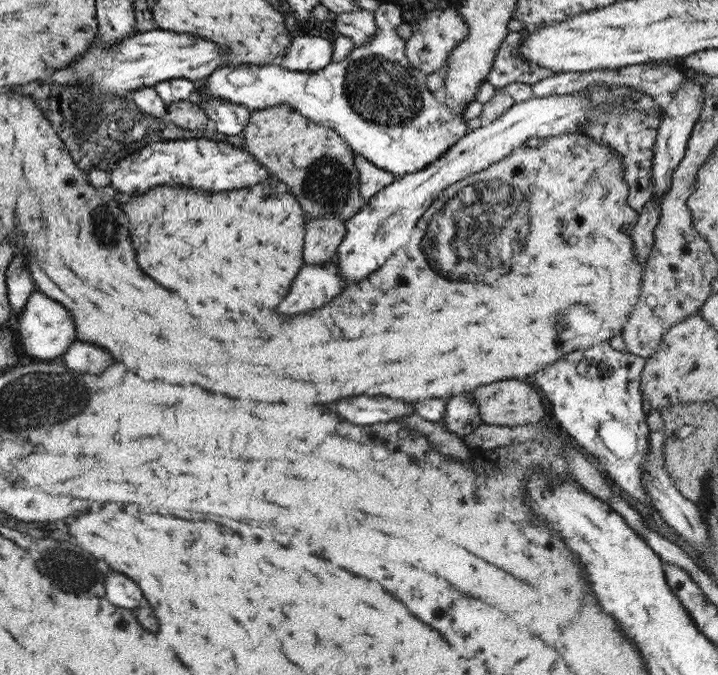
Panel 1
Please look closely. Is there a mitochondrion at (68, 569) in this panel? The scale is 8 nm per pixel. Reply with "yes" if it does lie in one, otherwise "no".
yes

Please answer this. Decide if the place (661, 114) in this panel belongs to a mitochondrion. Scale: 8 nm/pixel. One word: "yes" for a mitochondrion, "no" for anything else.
no

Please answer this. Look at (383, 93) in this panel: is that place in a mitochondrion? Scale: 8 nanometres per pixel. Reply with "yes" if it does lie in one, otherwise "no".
yes

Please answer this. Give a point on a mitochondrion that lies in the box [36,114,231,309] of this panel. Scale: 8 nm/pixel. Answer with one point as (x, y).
(105, 225)

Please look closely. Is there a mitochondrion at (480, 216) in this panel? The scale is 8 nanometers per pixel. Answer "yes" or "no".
yes

